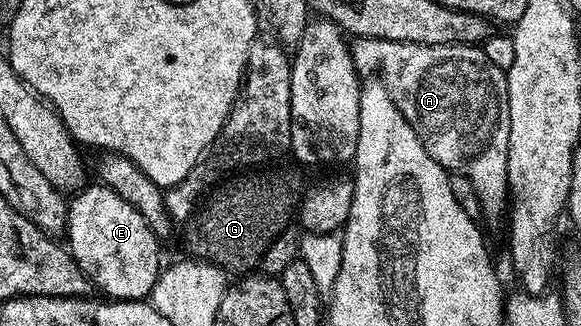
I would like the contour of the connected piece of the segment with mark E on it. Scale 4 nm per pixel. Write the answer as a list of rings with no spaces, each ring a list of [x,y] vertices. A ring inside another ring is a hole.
[[[98,182],[92,184],[92,188],[84,187],[72,195],[75,197],[70,197],[65,229],[66,247],[84,274],[91,279],[92,285],[103,291],[100,293],[104,297],[146,301],[161,271],[160,241],[143,215],[129,206],[125,198]]]

